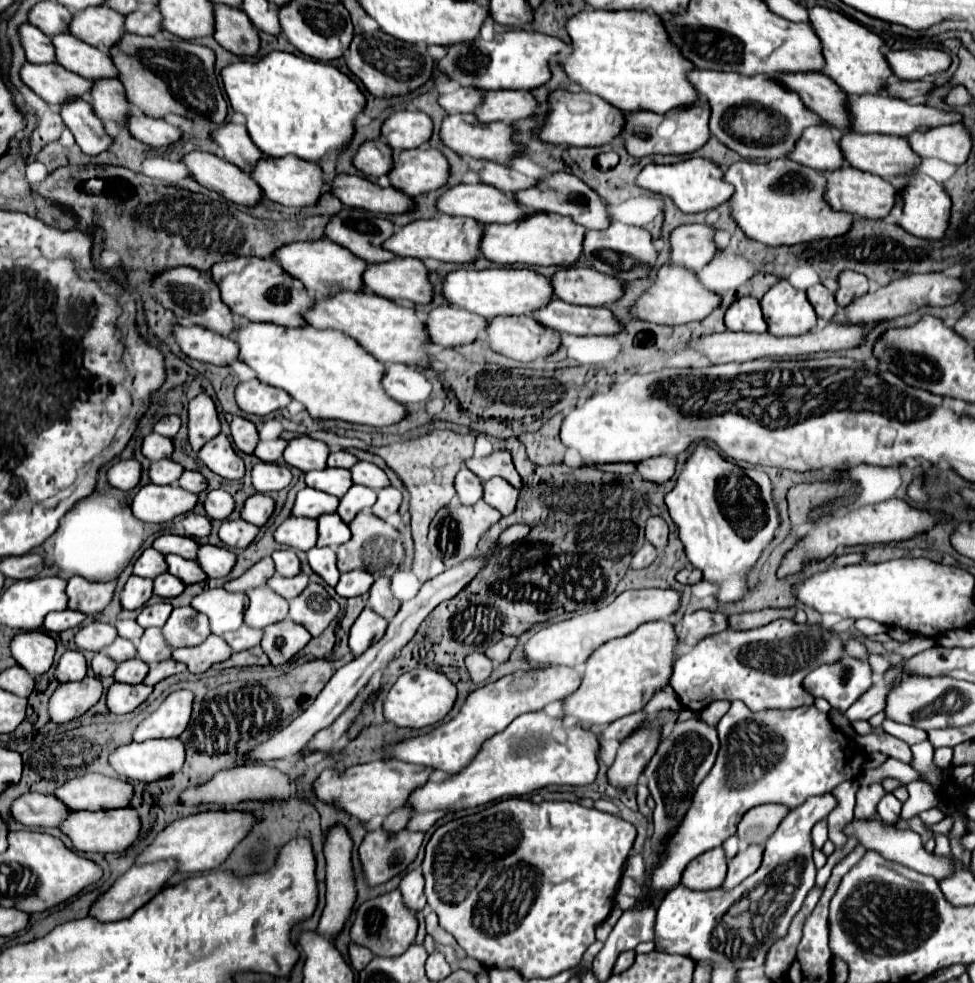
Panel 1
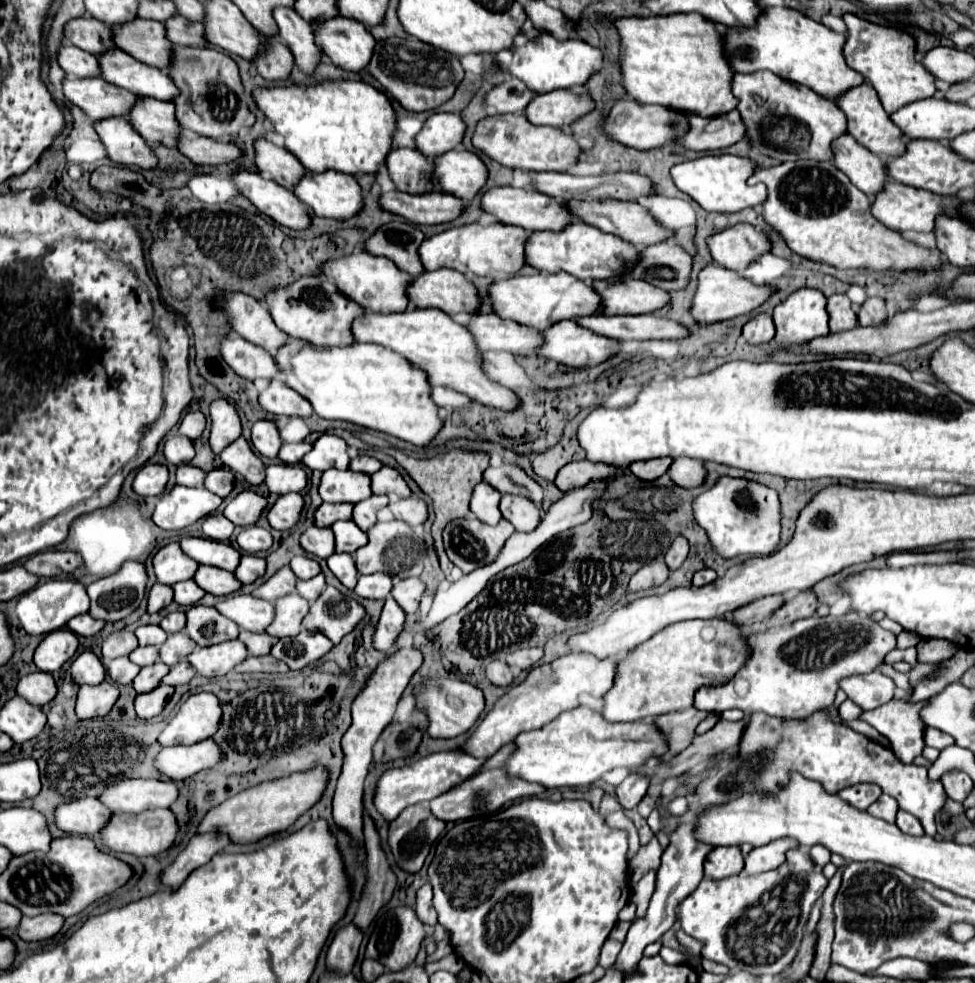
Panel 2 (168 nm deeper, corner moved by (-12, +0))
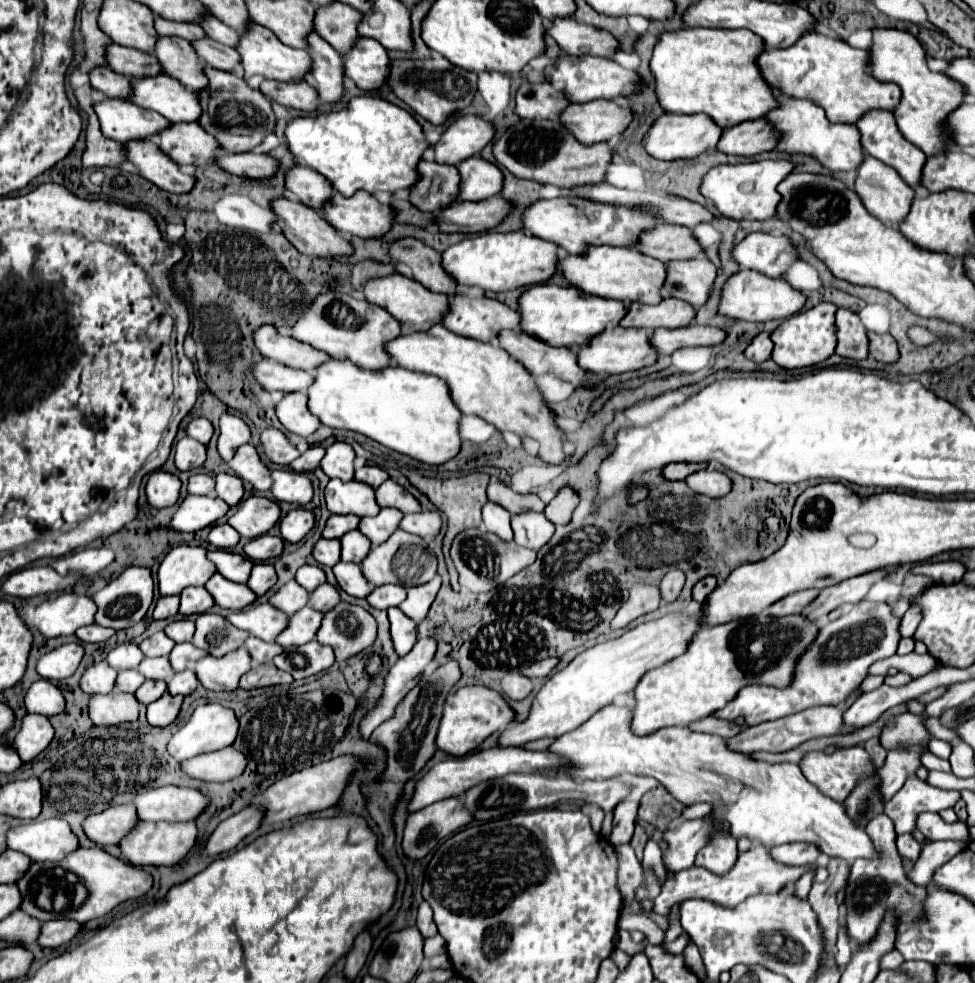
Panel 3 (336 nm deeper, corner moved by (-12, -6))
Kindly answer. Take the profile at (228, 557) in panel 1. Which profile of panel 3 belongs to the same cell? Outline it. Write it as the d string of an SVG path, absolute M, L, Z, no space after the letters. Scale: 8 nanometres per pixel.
M255 564L247 586L257 596L263 596L275 582L277 582L277 572L275 572L275 566L273 564Z

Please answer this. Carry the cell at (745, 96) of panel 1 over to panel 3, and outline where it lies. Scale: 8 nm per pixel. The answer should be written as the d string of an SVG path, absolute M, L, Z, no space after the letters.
M777 96L781 106L767 114L767 120L781 132L781 142L777 150L781 152L801 152L815 156L825 168L833 172L855 172L859 162L865 158L865 150L859 144L859 128L853 124L833 124L827 120L823 108L815 106L809 100L797 100L797 98L785 98Z

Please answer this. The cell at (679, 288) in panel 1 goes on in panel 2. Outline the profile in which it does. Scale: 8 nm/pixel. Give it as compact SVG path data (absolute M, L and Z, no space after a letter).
M707 264L699 272L699 280L697 280L697 288L695 288L693 304L691 304L689 312L699 324L713 324L713 322L729 320L729 318L755 310L757 306L761 306L767 300L769 294L771 294L769 286L755 286L731 270L725 270L715 264Z

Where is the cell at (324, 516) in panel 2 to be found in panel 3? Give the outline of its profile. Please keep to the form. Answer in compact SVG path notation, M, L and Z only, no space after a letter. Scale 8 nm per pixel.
M333 514L329 520L327 520L327 526L323 530L323 538L341 538L343 534L351 532L351 530L357 530L359 528L359 516L339 516L339 514Z

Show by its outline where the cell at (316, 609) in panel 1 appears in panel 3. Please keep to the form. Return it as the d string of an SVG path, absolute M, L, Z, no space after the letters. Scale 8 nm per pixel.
M341 602L325 614L317 640L335 650L337 660L349 660L375 642L377 622L361 606Z

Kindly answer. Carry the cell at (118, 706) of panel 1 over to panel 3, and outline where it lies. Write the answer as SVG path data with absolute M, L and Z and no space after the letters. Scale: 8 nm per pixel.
M165 692L157 702L147 706L147 720L151 726L169 726L183 704L183 696L171 696L169 692Z

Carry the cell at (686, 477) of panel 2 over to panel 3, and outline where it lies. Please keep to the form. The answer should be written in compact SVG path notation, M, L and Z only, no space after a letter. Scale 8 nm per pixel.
M711 468L691 474L685 482L689 484L689 488L693 492L705 494L711 498L721 498L721 496L727 496L731 492L731 478L723 472L711 470Z

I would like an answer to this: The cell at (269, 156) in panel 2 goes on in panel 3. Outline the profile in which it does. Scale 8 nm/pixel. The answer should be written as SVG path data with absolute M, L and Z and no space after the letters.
M295 166L293 170L289 170L287 190L293 194L295 200L311 208L319 208L319 204L323 204L323 200L327 200L327 196L335 192L325 176L319 176L319 172L307 166Z

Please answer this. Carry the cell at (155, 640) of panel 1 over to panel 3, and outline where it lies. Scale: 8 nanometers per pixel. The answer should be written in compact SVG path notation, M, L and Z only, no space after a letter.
M185 642L185 644L175 644L175 648L169 654L169 660L171 660L173 670L175 672L181 672L181 670L187 670L197 660L201 660L203 656L207 656L207 652L203 652L197 646Z

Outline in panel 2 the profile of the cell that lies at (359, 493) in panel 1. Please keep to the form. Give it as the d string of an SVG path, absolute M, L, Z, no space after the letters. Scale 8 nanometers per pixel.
M373 494L371 498L355 504L353 508L353 520L355 524L361 528L361 530L369 530L373 524L375 524L375 516L381 508L387 506L387 496L379 496L379 494Z

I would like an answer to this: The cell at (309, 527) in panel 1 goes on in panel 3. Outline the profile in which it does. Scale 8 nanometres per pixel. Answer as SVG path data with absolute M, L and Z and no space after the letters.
M321 538L321 540L315 544L313 558L315 558L319 564L335 566L335 564L341 560L341 542L339 542L339 540L325 540L325 538Z

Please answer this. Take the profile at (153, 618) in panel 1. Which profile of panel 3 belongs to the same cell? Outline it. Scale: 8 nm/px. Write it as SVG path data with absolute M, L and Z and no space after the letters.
M189 618L175 620L165 628L165 634L175 642L191 642L193 632L195 632L195 622Z

